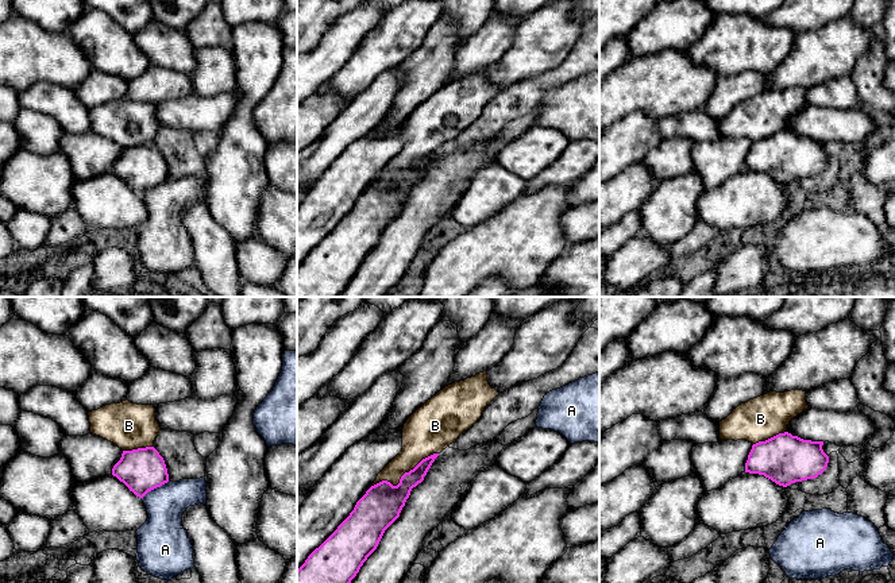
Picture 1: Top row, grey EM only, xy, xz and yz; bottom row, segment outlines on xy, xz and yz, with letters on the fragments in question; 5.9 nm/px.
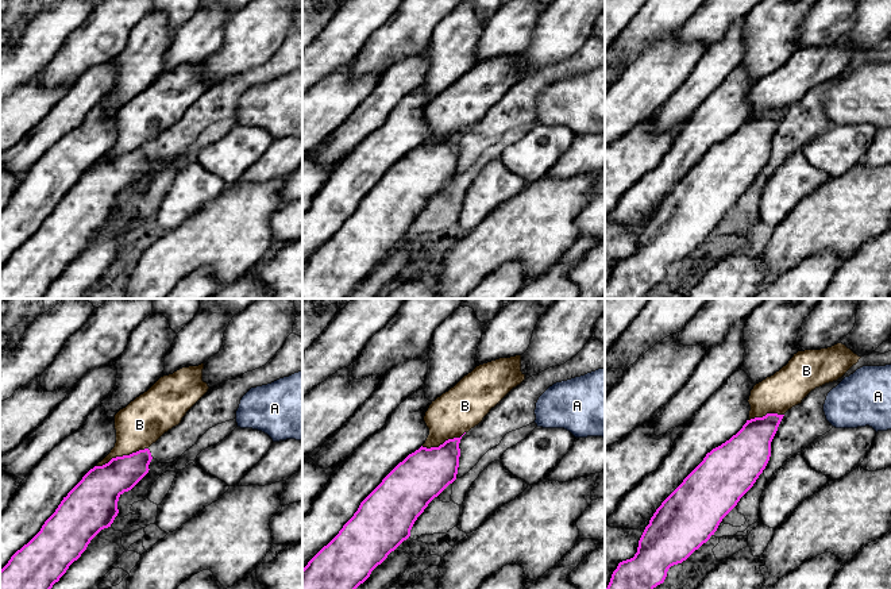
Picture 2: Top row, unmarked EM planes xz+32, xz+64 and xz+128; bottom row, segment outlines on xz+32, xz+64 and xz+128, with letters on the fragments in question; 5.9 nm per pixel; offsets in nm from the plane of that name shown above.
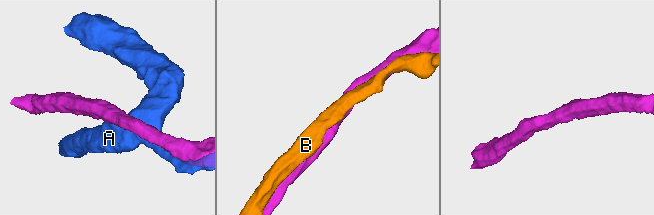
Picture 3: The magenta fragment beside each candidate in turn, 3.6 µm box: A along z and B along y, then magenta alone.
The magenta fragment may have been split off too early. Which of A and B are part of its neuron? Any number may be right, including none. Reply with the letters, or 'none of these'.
B

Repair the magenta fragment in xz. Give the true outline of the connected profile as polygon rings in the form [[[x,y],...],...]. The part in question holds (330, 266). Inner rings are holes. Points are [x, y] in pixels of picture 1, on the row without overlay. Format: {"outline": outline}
{"outline": [[[437,154],[423,157],[397,184],[382,178],[366,189],[350,213],[297,267],[297,297],[337,297],[343,292]]]}

